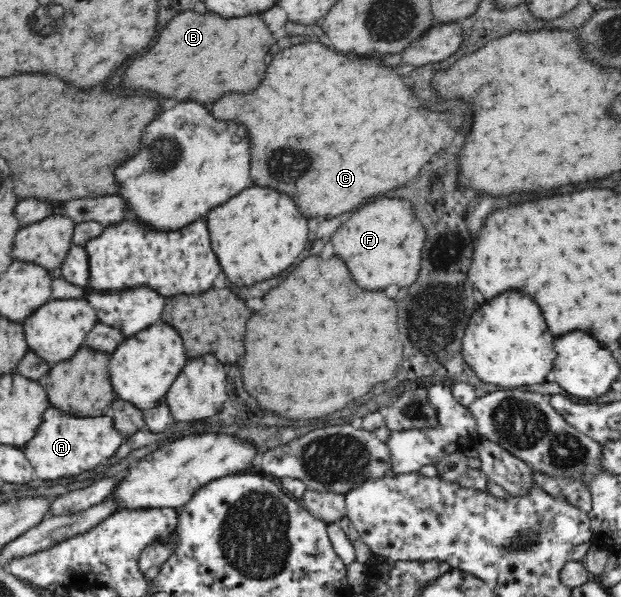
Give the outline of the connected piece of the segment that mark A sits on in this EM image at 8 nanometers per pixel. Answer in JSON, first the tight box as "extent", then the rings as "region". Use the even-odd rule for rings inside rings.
{"extent":[21,406,125,479],"region":[[[55,406],[47,407],[43,413],[43,423],[35,429],[35,435],[21,449],[34,467],[38,479],[59,479],[67,475],[77,475],[89,471],[101,461],[115,455],[125,437],[114,426],[111,417],[85,417],[77,419],[74,415],[59,411]]]}

